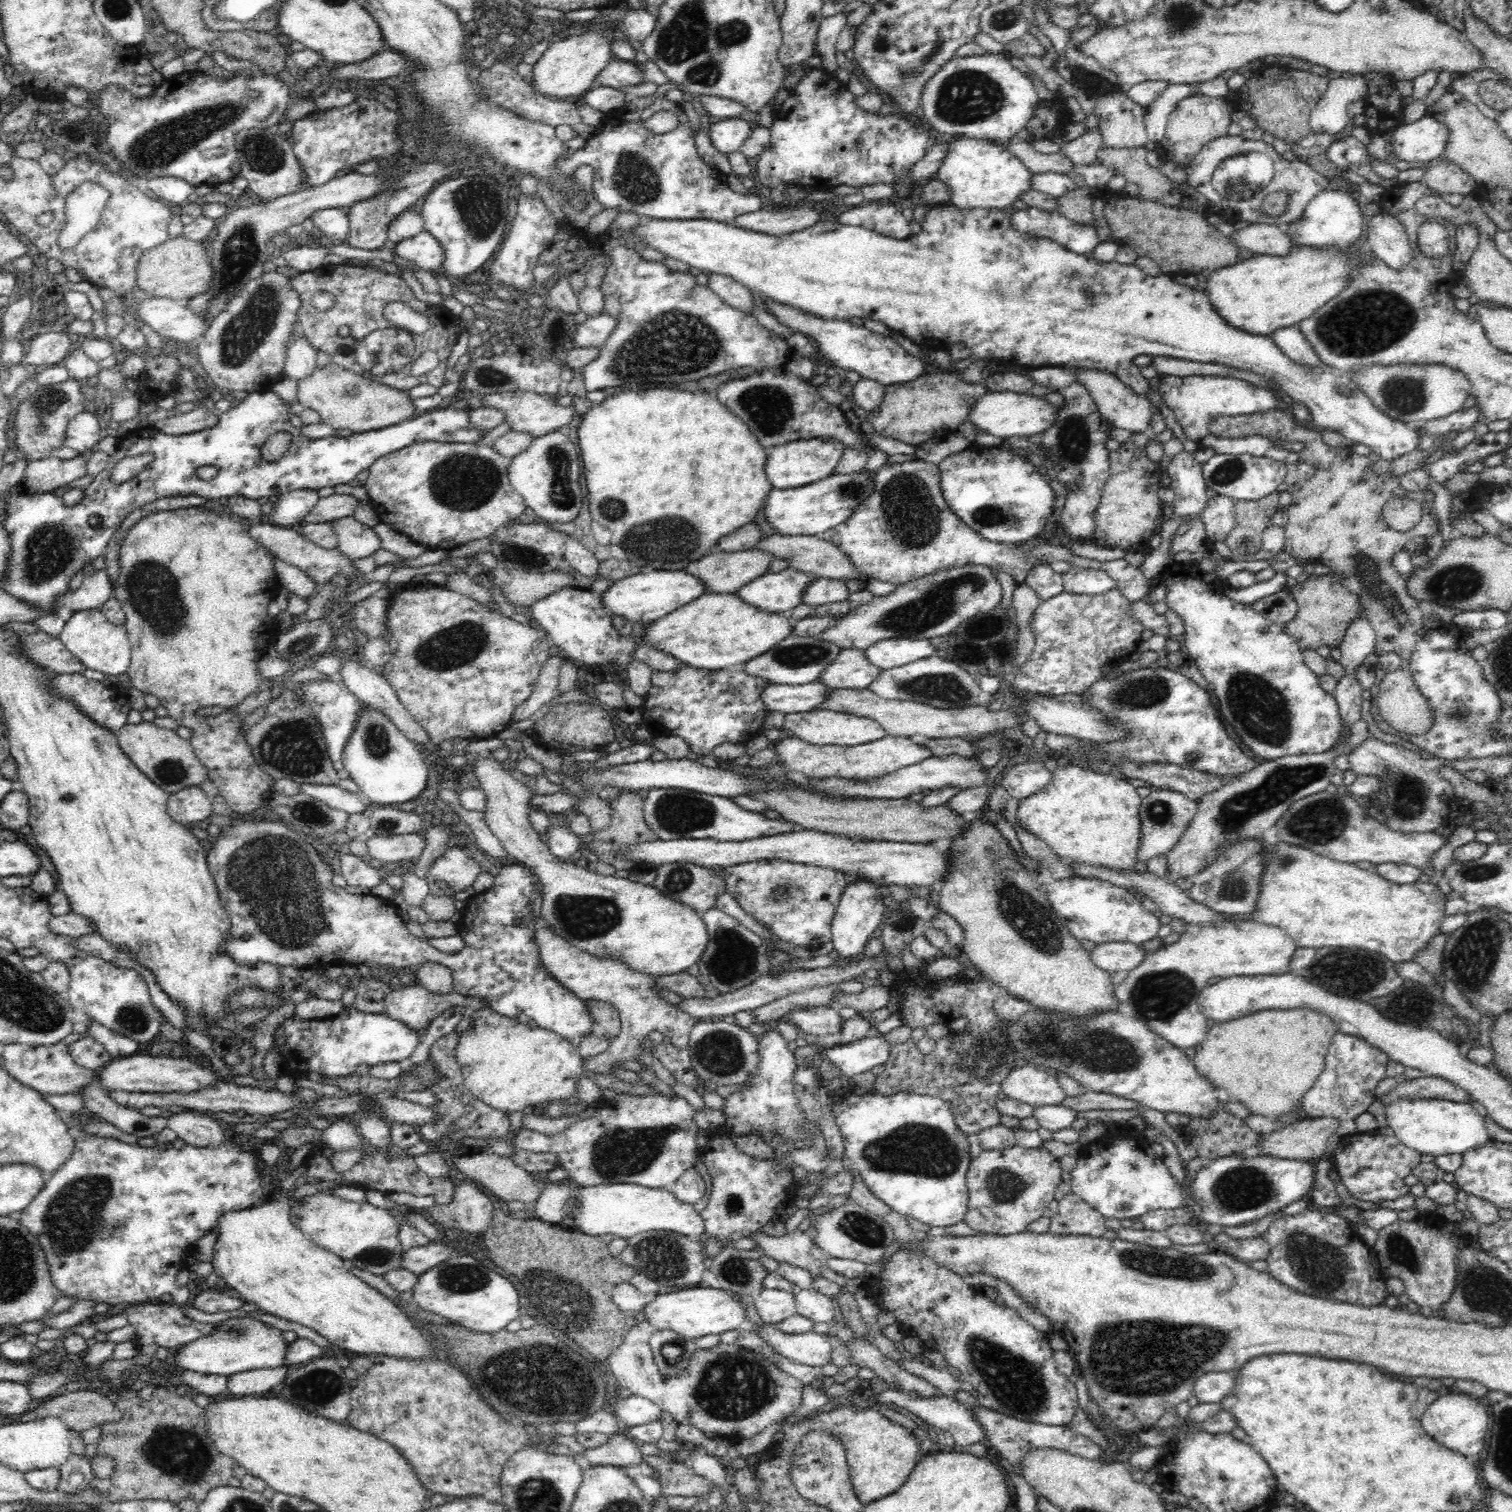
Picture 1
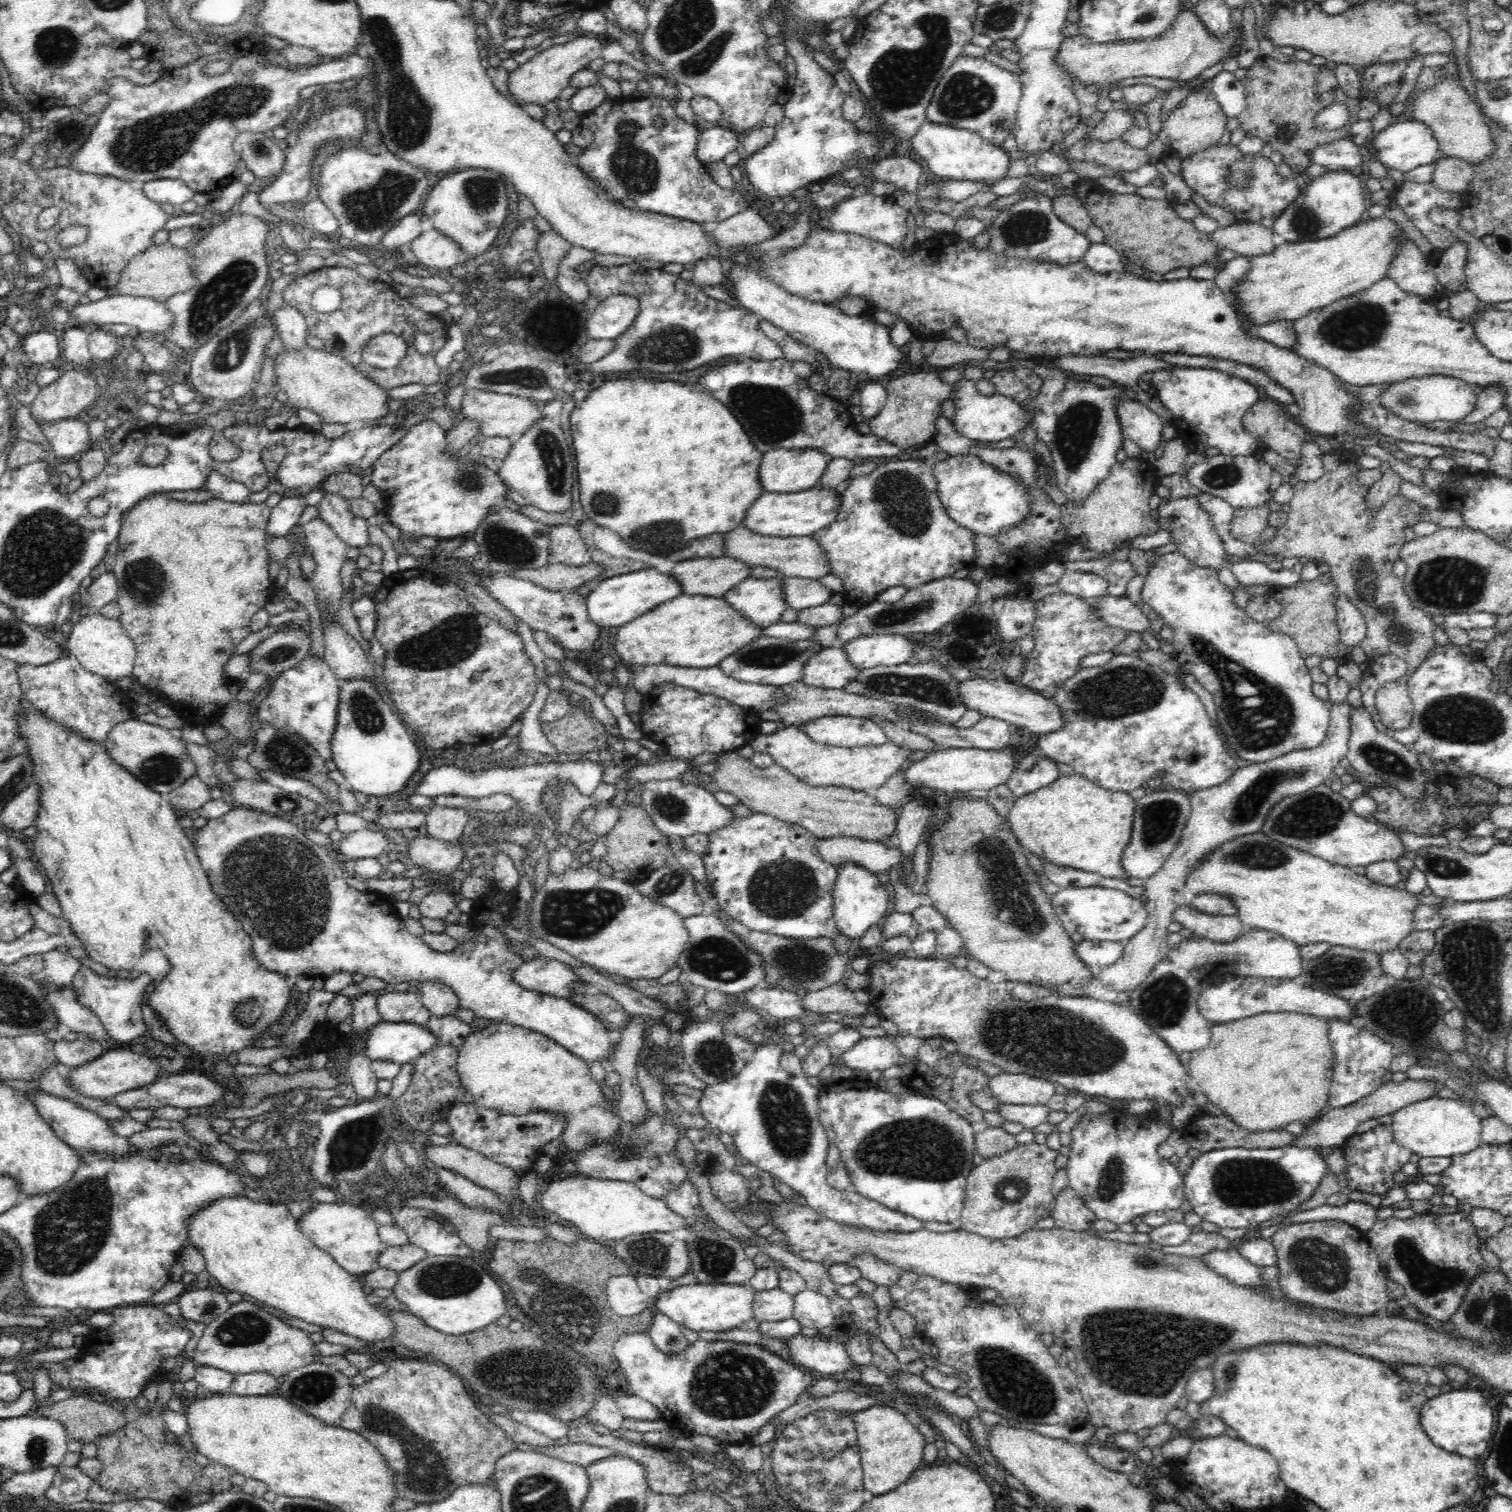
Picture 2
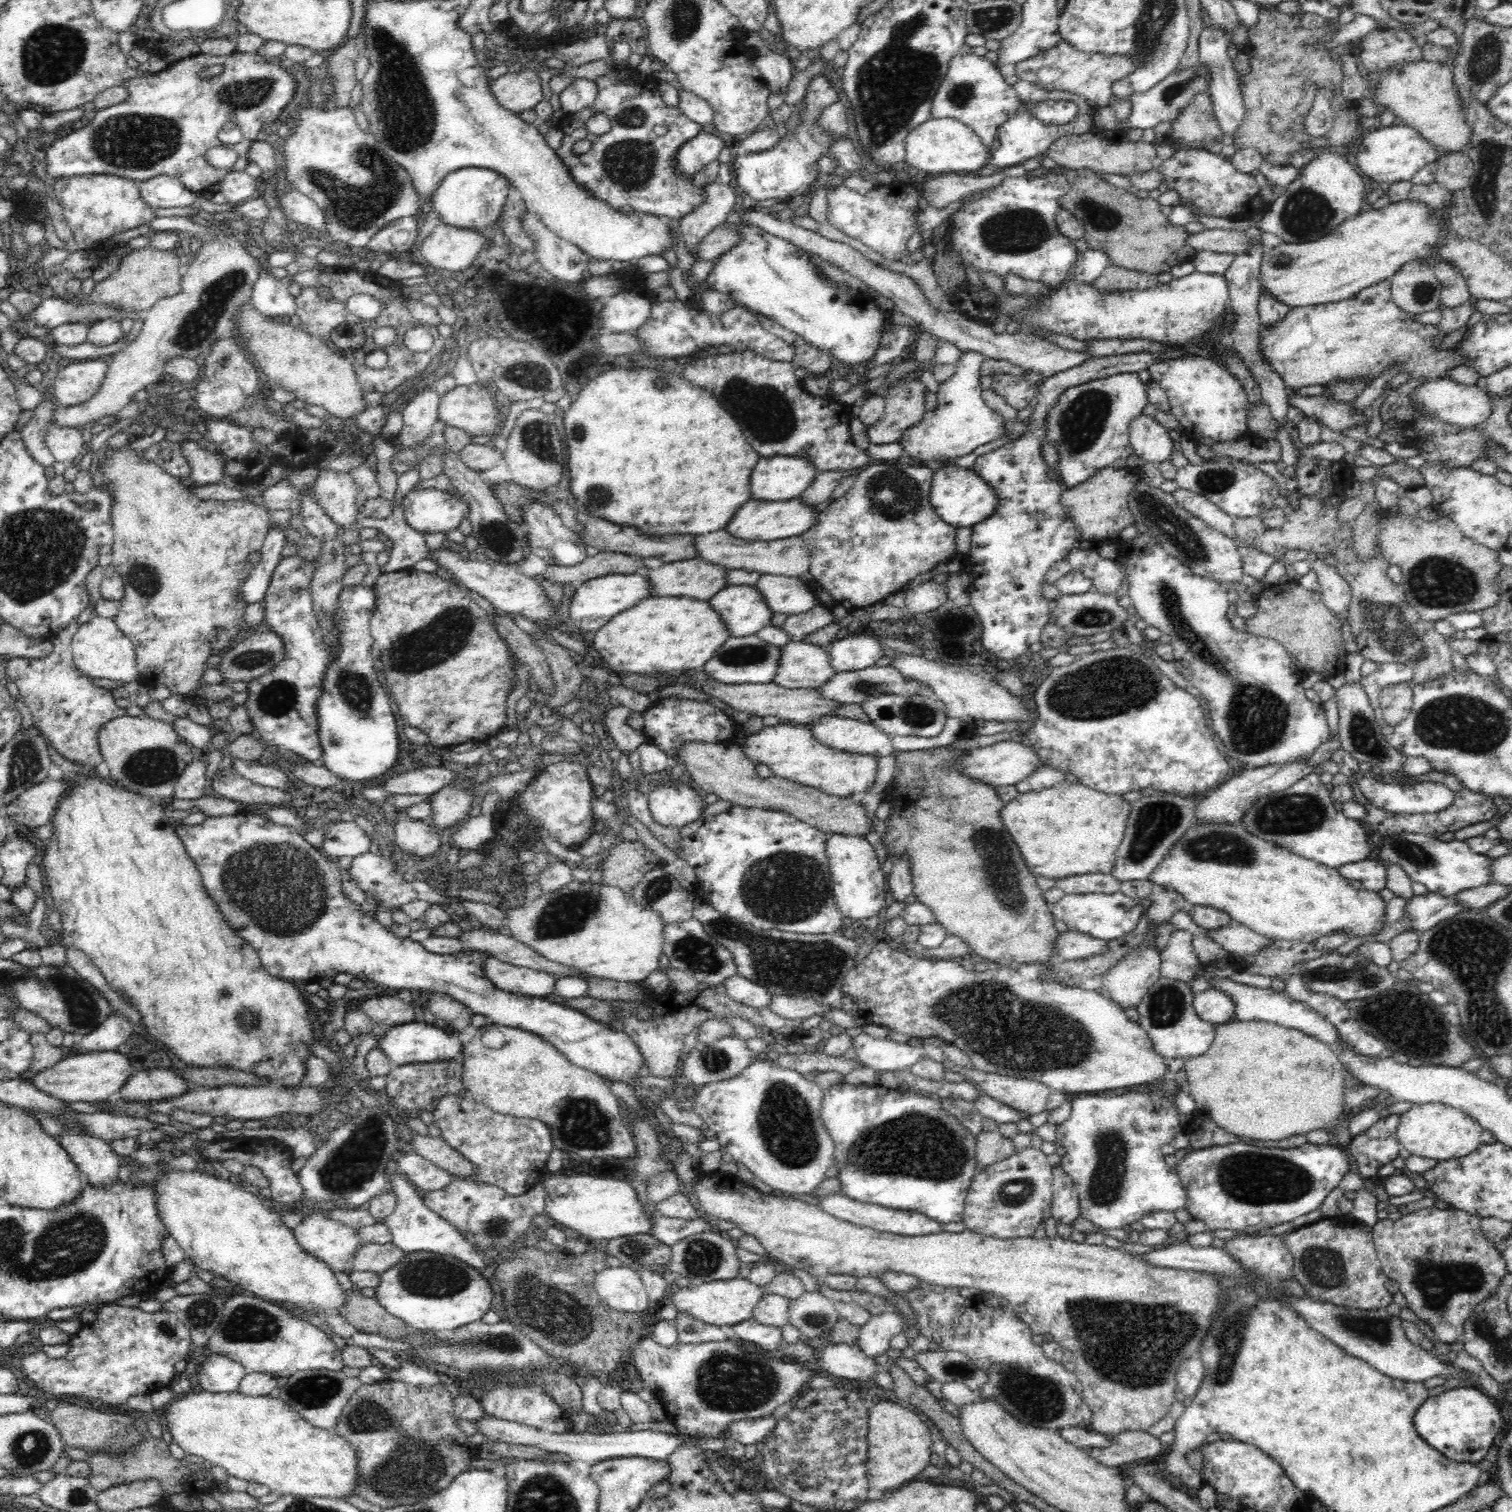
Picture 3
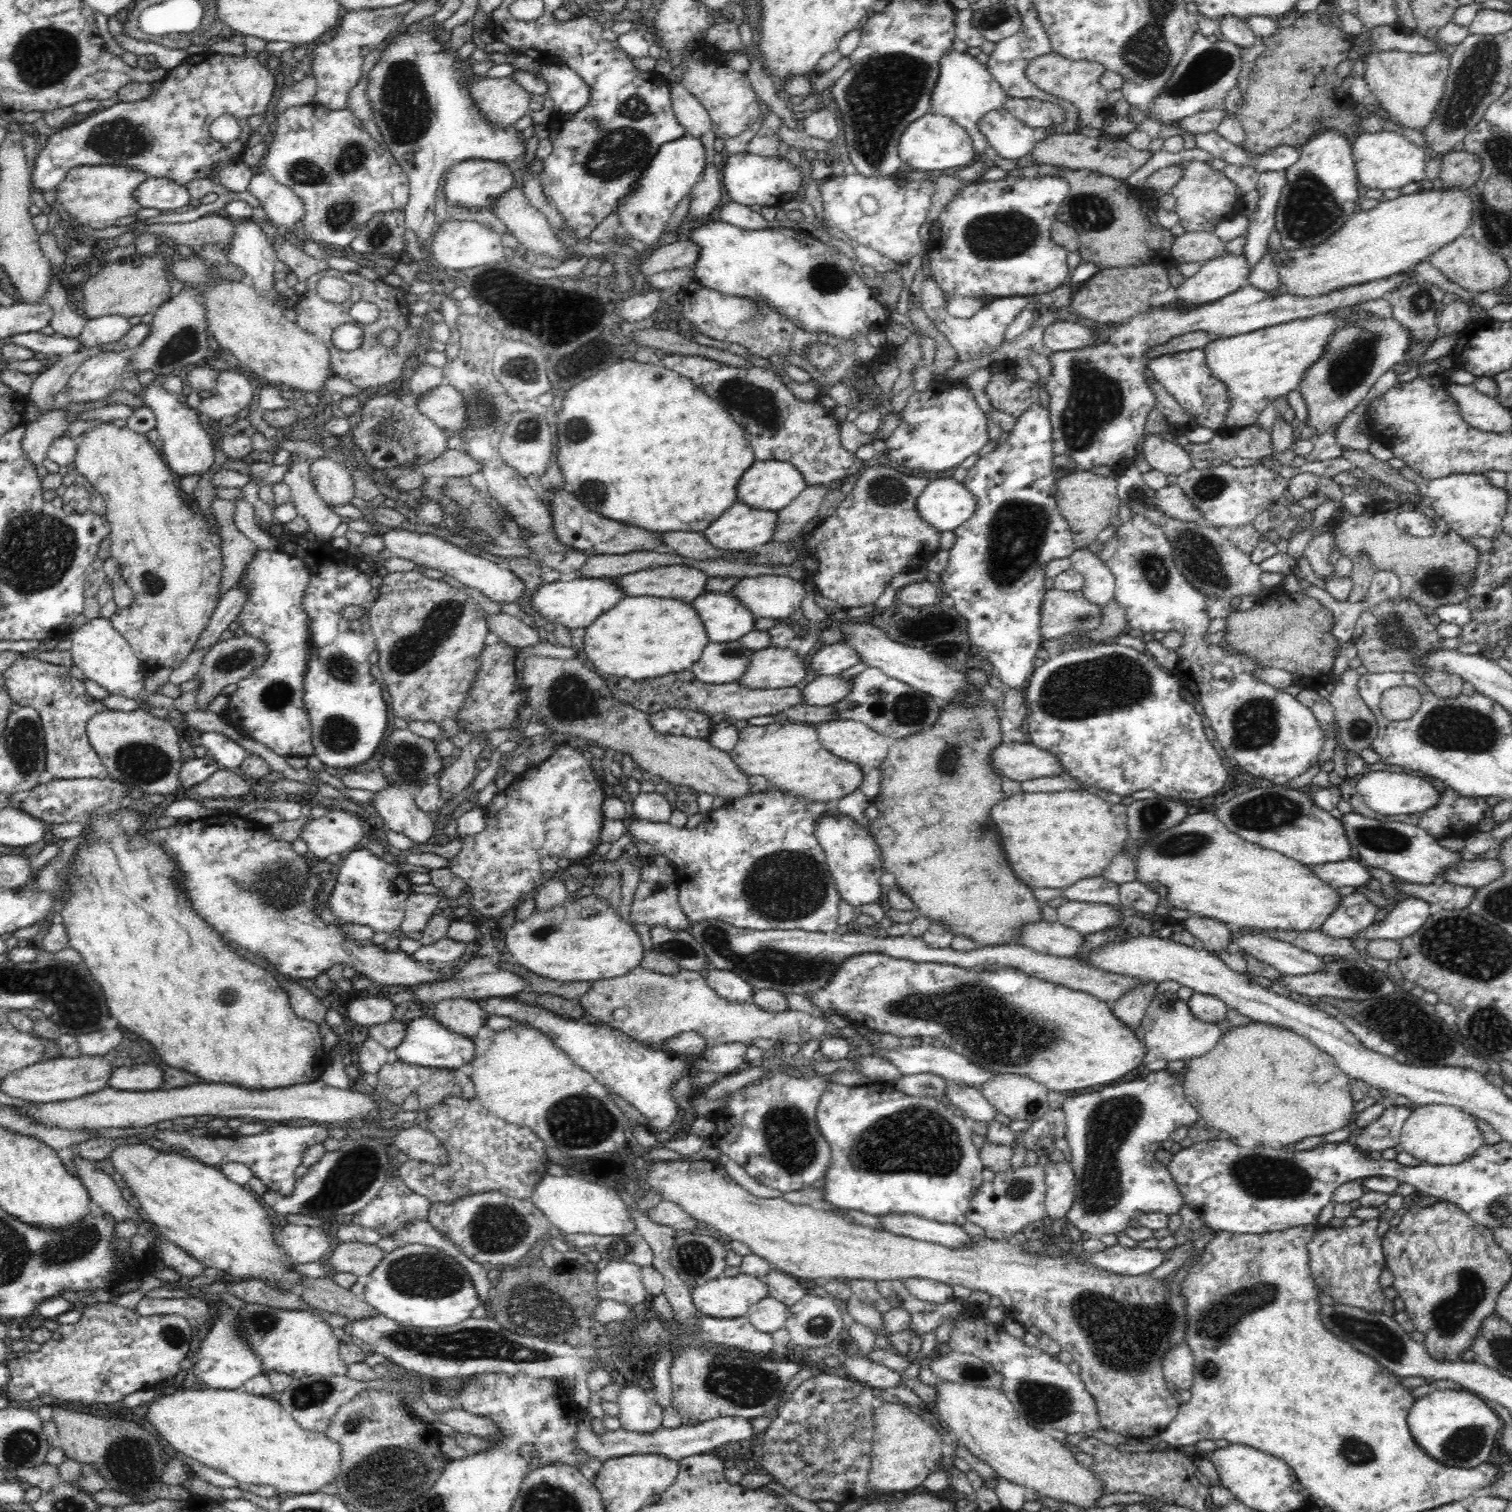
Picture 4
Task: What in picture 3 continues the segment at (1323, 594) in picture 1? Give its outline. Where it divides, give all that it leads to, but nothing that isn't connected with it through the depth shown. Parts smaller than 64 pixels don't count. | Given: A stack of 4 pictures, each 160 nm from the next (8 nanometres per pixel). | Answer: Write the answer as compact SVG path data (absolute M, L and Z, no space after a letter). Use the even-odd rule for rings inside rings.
M1284 580L1277 585L1267 586L1252 601L1257 606L1257 611L1254 616L1244 620L1246 631L1286 646L1295 667L1324 673L1324 678L1344 672L1348 654L1342 637L1341 622L1338 615L1324 604L1320 591L1310 592L1298 582Z

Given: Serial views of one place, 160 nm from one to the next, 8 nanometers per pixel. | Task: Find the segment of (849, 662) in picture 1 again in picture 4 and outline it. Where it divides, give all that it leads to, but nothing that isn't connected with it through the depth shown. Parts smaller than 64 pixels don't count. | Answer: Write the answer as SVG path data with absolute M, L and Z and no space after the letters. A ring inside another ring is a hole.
M764 648L750 656L744 676L735 684L748 689L796 687L807 677L808 671L810 666L806 668L794 650Z

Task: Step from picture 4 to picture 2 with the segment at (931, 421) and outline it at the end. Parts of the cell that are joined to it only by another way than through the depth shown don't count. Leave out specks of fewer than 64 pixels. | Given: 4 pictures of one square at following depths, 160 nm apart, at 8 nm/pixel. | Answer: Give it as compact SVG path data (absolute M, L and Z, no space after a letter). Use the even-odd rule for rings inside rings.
M964 376L953 383L954 415L952 416L952 426L958 430L962 436L978 443L1000 442L1011 438L1022 430L1026 425L1031 425L1035 409L1031 411L1024 409L1024 403L1016 402L1011 398L995 399L986 396L976 389L976 381L968 380Z

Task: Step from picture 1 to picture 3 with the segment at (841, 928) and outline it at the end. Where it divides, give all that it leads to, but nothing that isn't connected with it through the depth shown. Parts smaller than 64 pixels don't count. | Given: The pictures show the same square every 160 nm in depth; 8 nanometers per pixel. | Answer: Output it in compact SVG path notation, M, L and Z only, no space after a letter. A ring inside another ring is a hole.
M831 834L825 844L825 853L833 880L831 887L834 900L842 916L851 918L858 927L863 918L870 918L887 906L887 868L880 864L874 848L865 836Z

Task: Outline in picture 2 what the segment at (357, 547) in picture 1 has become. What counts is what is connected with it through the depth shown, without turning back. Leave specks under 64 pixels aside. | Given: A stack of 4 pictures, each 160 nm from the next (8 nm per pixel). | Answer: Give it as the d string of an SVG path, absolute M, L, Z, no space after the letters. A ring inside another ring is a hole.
M325 491L323 498L317 504L319 517L330 525L338 538L349 547L366 546L370 543L367 533L366 519L360 519L350 512L349 500L336 493Z

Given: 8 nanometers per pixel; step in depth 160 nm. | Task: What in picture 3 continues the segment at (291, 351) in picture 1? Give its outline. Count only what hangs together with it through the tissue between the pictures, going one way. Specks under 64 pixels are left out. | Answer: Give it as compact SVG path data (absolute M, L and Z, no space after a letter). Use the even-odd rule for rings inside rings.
M266 259L258 261L260 261L261 271L253 286L251 304L266 318L293 316L296 312L295 297L290 295L287 285L282 283L279 278L272 275L270 267L263 265Z

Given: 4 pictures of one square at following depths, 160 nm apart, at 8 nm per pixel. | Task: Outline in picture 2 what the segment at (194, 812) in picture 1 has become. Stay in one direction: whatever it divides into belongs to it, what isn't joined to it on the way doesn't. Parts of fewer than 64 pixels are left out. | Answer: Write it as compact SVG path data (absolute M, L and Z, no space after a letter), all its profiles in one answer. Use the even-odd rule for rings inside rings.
M196 774L186 780L182 786L171 791L167 797L172 806L176 806L181 814L185 814L189 810L202 808L211 799L210 792L211 788L202 782Z

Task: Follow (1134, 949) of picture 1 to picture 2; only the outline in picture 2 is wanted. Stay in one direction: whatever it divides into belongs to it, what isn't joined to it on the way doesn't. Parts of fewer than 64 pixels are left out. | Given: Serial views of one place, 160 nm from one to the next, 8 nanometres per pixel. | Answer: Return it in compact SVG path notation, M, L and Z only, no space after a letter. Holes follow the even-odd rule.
M1086 940L1074 945L1074 952L1088 967L1096 971L1114 964L1124 952L1124 942Z

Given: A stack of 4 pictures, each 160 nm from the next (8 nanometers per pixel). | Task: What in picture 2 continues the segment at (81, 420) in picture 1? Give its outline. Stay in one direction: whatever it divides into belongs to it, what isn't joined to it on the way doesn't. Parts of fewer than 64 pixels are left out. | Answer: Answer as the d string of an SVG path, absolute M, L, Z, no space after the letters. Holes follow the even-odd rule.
M80 419L42 421L38 425L57 460L78 458L95 445L88 435L87 423Z

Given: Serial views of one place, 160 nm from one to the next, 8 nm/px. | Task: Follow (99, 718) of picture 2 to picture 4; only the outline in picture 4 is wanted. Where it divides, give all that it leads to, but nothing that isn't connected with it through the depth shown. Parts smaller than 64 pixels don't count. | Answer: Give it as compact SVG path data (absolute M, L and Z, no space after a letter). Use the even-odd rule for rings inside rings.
M20 657L1 674L13 702L34 708L40 716L45 731L45 770L52 774L52 780L99 778L105 775L102 759L87 737L86 724L90 718L94 718L94 714L110 709L100 699L86 692L84 682L73 677L70 670L62 665L47 664L27 657Z

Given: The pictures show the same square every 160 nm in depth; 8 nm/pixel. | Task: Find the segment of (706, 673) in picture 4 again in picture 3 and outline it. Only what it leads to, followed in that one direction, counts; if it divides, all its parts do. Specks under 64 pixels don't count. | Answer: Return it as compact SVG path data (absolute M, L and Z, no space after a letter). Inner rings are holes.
M756 633L728 637L722 648L718 648L718 652L704 664L703 670L710 675L710 679L723 684L770 684L778 672L780 656L782 648L762 641Z

